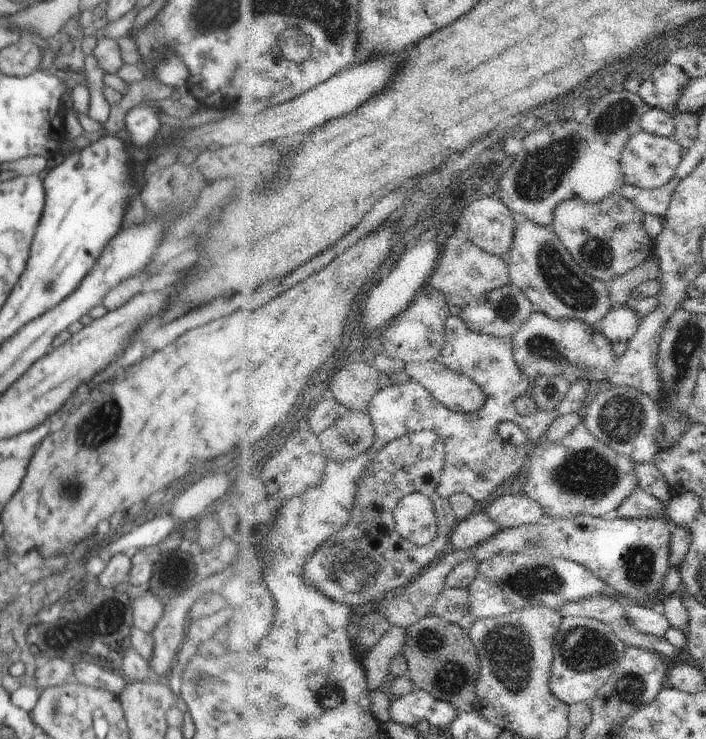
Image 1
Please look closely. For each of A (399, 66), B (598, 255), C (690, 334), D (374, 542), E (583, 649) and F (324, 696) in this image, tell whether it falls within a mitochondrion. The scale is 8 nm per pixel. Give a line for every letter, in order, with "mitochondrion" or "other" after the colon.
A: other
B: mitochondrion
C: mitochondrion
D: other
E: mitochondrion
F: mitochondrion

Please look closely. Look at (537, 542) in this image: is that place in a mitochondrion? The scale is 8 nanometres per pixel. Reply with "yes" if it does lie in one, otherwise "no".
yes

